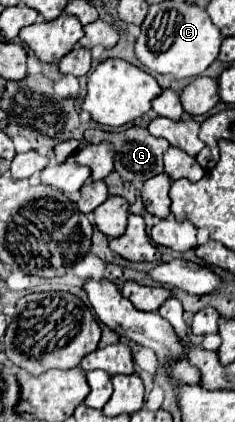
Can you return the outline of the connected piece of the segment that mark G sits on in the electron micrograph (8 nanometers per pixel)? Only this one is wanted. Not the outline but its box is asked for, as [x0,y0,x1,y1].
[86,126,170,182]

